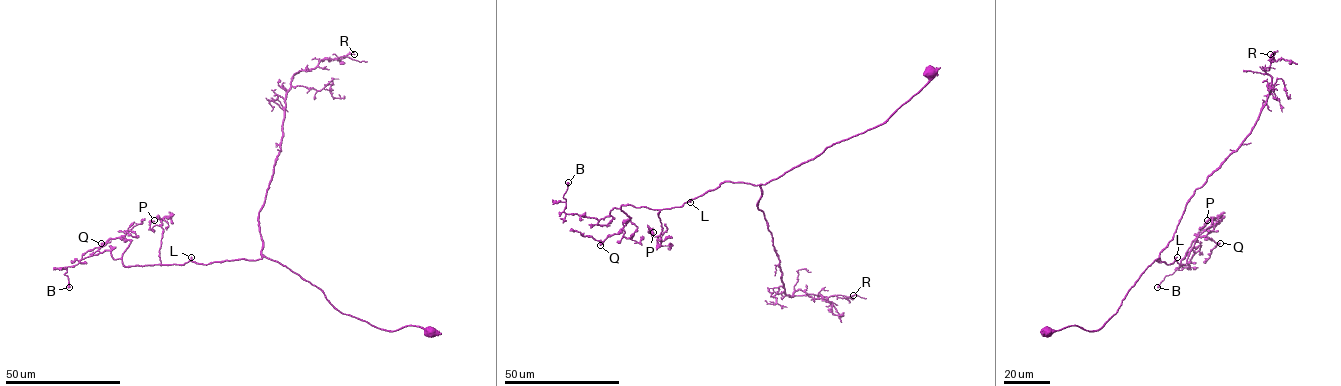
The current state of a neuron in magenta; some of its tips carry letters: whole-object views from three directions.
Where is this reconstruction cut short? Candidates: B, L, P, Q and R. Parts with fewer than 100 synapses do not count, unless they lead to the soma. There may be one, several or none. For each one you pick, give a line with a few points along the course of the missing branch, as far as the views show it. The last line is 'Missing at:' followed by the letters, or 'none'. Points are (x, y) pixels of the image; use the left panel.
L: course (191, 257), (201, 247), (214, 254), (255, 254), (266, 259)
Missing at: L

